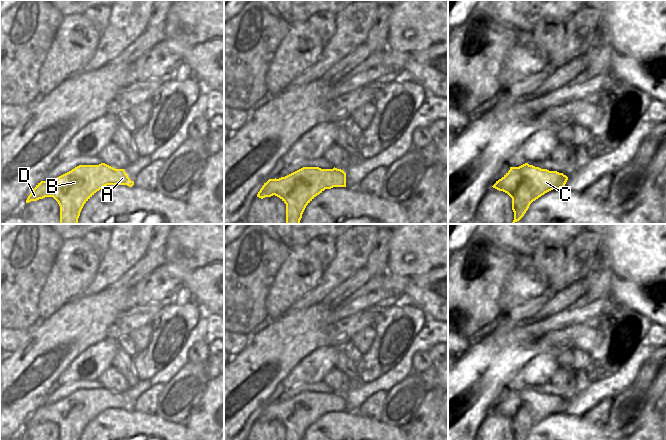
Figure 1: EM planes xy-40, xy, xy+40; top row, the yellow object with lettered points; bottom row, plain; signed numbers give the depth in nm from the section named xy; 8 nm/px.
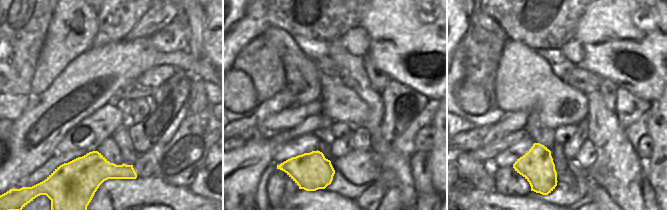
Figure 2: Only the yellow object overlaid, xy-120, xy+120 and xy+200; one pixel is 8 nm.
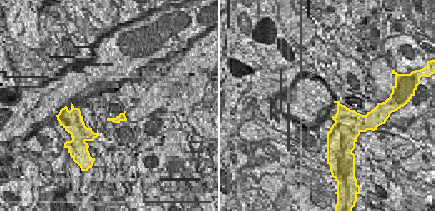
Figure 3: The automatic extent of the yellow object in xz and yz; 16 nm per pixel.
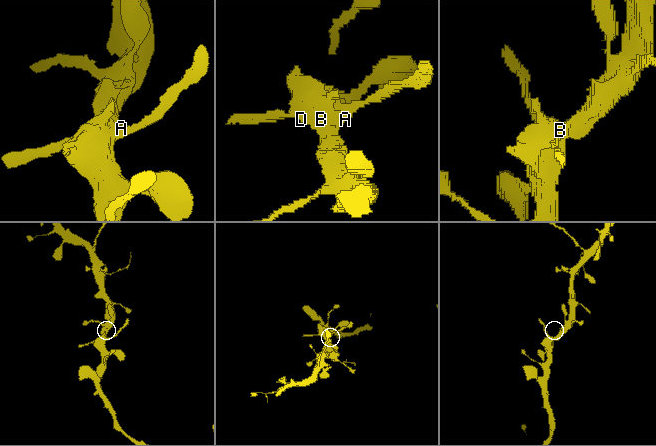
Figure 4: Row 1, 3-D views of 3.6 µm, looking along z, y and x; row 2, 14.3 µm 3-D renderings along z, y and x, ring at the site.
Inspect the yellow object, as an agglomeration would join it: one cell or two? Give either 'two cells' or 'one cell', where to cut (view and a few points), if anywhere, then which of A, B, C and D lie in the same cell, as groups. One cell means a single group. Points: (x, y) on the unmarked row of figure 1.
one cell; cut none; groups A B C D

